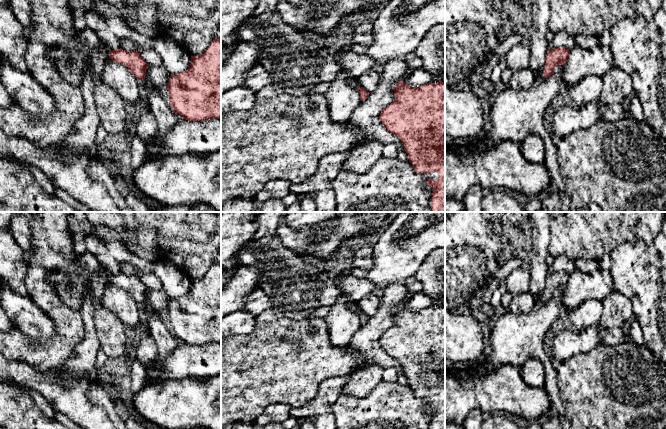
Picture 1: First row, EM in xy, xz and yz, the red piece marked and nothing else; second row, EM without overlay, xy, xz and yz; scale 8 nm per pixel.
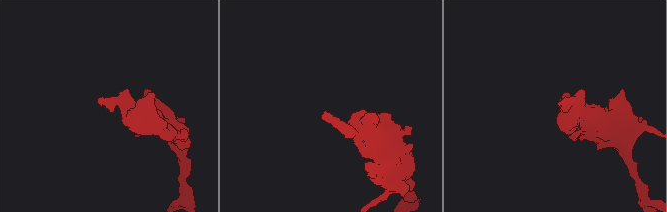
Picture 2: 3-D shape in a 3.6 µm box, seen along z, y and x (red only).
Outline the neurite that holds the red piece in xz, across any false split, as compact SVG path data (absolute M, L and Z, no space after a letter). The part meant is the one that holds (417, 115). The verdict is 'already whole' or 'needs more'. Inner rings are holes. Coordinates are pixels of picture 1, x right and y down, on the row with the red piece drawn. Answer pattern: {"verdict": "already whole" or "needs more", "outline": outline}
{"verdict": "needs more", "outline": "M402 81L394 87L395 100L380 113L380 121L404 145L408 160L415 172L421 174L426 183L433 188L431 197L432 212L445 212L445 83L426 83L411 87Z"}

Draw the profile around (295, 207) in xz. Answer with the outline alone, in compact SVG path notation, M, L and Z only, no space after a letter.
M312 193L298 194L297 200L292 205L287 207L286 212L302 212L301 207L300 207L300 200L304 197L314 198L314 195Z

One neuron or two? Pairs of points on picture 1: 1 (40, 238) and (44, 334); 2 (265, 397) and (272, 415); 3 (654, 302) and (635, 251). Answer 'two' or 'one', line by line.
1: two
2: two
3: one

